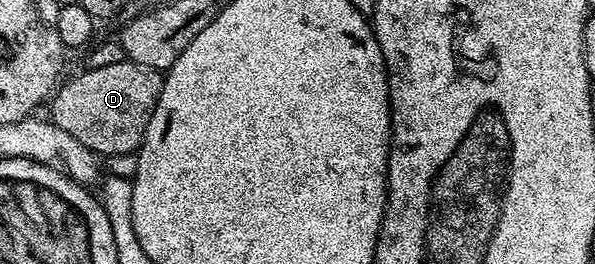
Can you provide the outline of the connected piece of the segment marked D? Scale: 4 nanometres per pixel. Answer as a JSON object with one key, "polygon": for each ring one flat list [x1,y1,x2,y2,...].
{"polygon":[[126,59,109,67,84,68,82,72,54,90,49,101,50,121,61,131,69,131,77,143,89,147,100,158,134,154,143,143,143,132,157,107,164,74]]}

